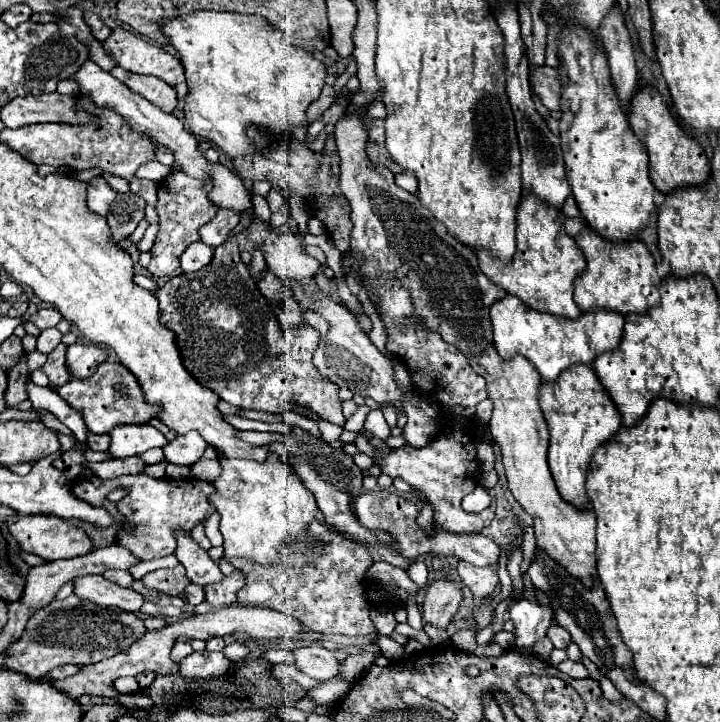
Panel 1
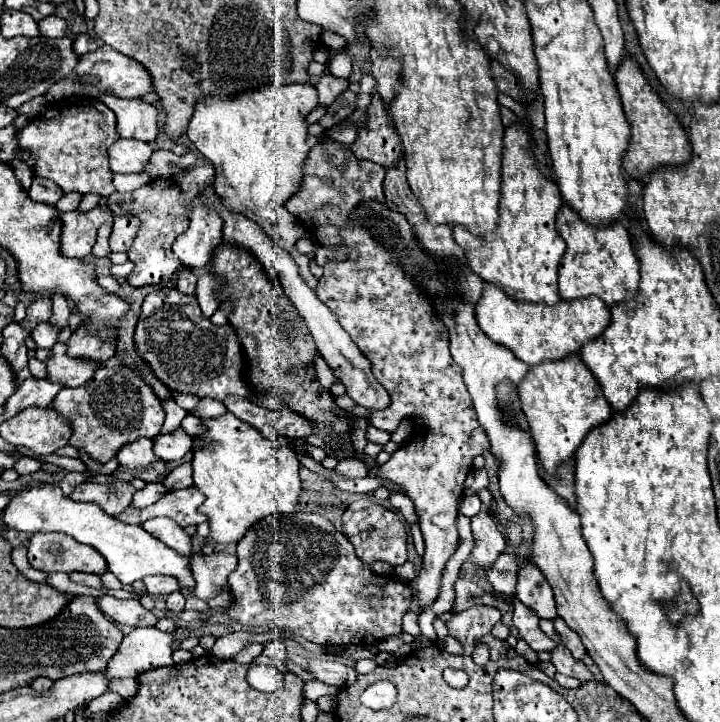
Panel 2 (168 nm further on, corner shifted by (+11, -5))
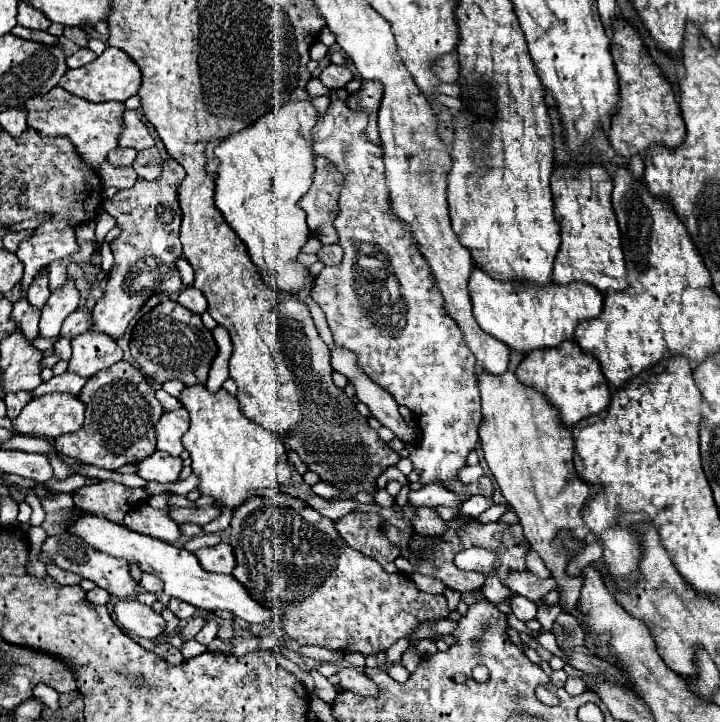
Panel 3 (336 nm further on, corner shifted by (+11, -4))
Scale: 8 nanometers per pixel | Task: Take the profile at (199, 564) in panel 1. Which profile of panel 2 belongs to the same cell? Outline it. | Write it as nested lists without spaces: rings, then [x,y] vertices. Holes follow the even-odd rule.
[[[151,518],[151,520],[143,522],[141,526],[151,536],[155,536],[157,540],[161,540],[169,548],[173,548],[177,554],[187,558],[187,562],[191,564],[191,536],[185,534],[185,530],[181,526],[177,526],[177,522],[173,522],[169,518]]]

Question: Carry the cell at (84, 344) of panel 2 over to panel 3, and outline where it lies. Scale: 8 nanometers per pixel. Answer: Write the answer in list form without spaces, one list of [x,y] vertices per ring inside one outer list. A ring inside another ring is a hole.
[[[173,159],[163,161],[163,173],[155,181],[139,179],[133,187],[117,191],[111,199],[103,203],[103,209],[115,217],[121,227],[121,235],[111,241],[113,251],[113,269],[109,273],[109,281],[103,297],[93,307],[93,327],[101,333],[109,333],[119,339],[133,315],[145,305],[151,295],[157,293],[179,293],[181,277],[175,267],[177,259],[181,259],[181,241],[179,241],[179,223],[181,209],[177,203],[177,183],[181,181],[181,165]]]

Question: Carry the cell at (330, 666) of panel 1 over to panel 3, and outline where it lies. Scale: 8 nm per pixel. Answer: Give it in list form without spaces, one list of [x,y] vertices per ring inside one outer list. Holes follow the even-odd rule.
[[[355,667],[341,669],[341,671],[337,673],[337,677],[339,677],[339,681],[341,681],[339,685],[341,685],[343,689],[355,693],[355,695],[361,695],[361,697],[373,697],[373,699],[379,695],[377,685],[375,685],[365,673],[361,673],[361,671],[355,669]]]

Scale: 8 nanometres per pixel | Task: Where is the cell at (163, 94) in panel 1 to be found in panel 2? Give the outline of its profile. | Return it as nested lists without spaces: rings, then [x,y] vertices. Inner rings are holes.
[[[101,92],[97,100],[105,102],[117,116],[117,132],[121,138],[151,142],[157,136],[159,110],[141,98],[121,98],[111,92]]]

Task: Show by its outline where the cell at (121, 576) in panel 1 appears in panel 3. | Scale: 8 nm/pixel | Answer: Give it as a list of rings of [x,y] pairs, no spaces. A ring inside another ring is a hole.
[[[39,555],[39,561],[45,563],[45,567],[47,567],[47,575],[51,575],[59,585],[77,585],[77,583],[81,581],[79,575],[75,575],[75,573],[67,573],[67,571],[59,569],[57,565],[53,565],[53,561],[51,561],[49,557]]]

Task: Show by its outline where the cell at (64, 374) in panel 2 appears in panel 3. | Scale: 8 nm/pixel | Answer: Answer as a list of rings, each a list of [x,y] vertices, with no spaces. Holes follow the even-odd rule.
[[[87,331],[77,335],[73,341],[73,357],[69,361],[69,371],[81,377],[93,377],[101,369],[111,367],[121,361],[123,351],[113,337],[99,331]]]

